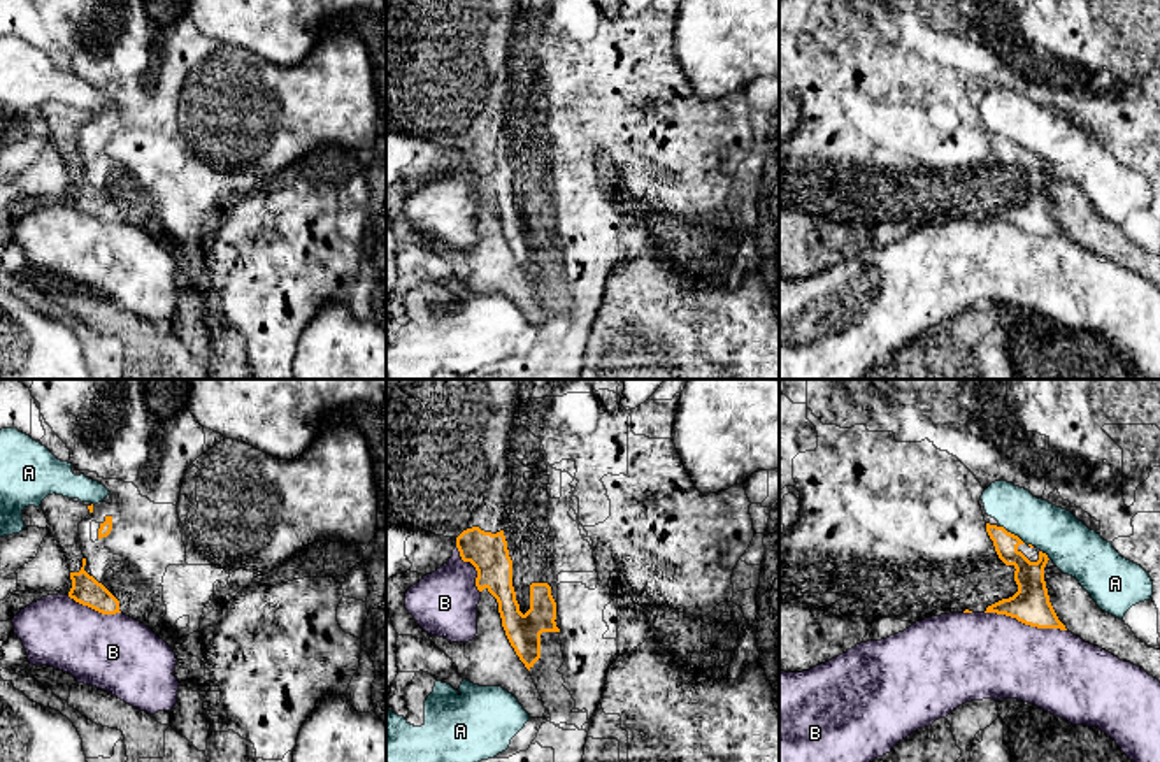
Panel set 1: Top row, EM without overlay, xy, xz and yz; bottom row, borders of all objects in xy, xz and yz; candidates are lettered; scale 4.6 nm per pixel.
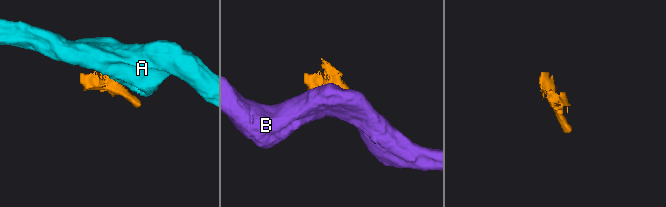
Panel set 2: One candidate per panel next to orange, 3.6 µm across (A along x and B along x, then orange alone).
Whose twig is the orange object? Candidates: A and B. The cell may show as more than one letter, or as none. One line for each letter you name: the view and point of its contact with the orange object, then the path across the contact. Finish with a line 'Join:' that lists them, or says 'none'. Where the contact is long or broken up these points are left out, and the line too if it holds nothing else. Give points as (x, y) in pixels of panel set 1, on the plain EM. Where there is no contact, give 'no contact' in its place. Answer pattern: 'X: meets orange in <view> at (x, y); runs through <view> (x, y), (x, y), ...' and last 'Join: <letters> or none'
Join: none

